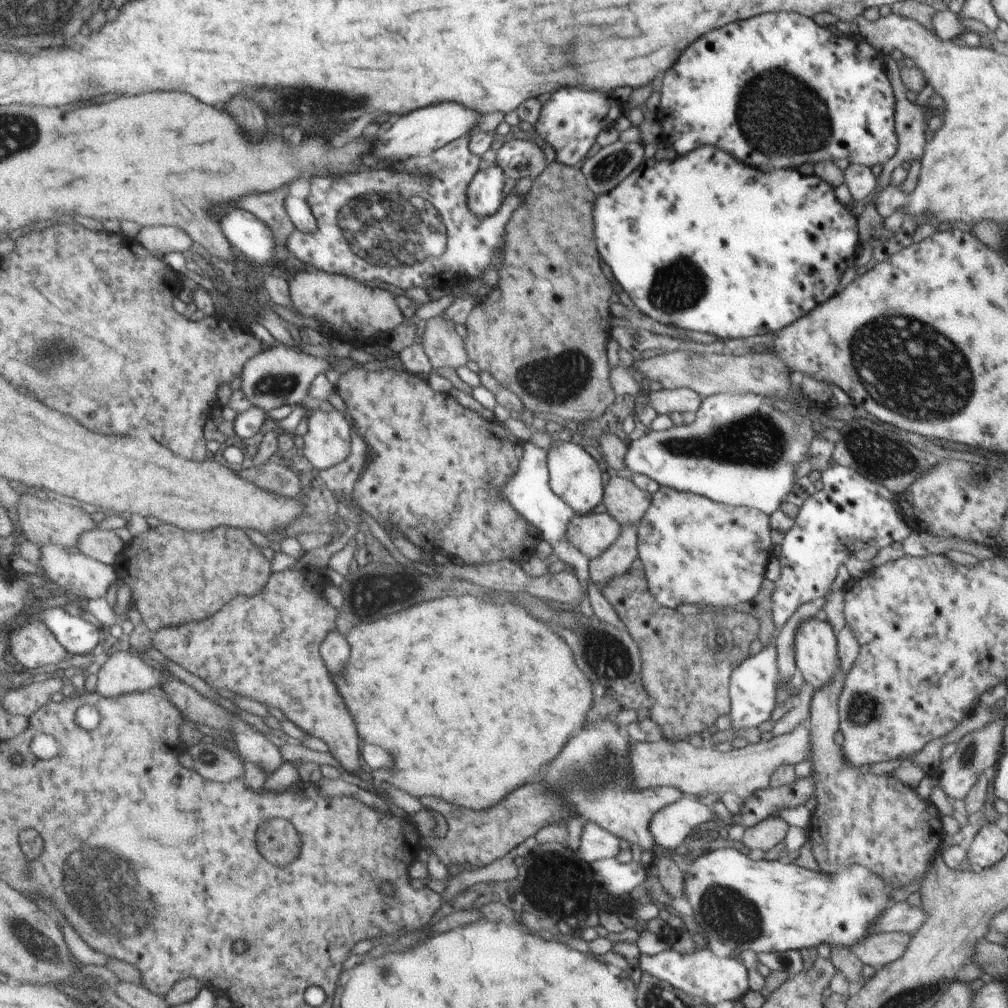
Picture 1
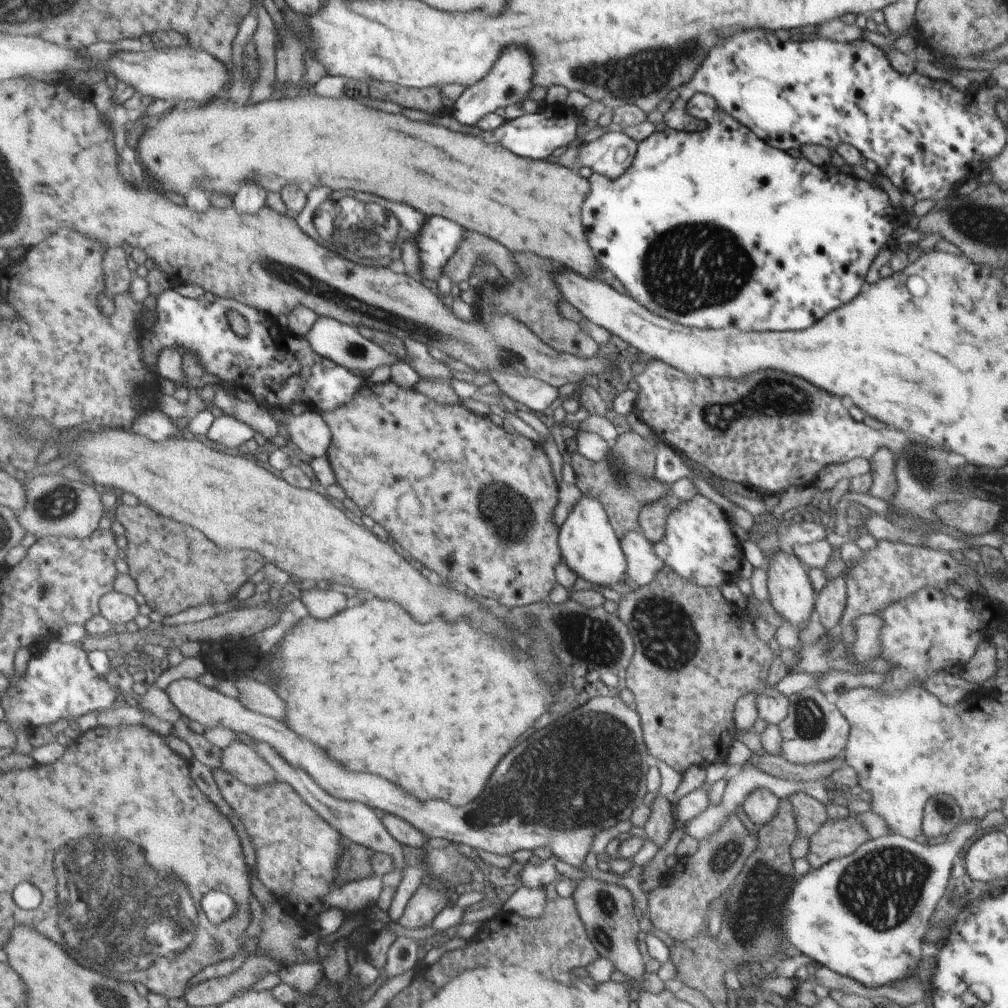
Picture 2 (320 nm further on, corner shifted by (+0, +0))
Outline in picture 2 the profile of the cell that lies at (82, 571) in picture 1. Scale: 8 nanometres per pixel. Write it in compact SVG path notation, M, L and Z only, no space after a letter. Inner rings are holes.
M111 591L100 600L101 614L112 626L126 625L137 618L139 604L135 598Z

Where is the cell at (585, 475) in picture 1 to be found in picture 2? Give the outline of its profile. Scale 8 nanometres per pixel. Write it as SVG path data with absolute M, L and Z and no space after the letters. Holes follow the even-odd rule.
M581 497L568 512L565 520L559 527L559 548L562 549L563 562L575 576L582 578L597 588L605 588L621 581L625 572L625 559L619 542L613 536L614 529L609 526L605 518L605 510L595 499Z

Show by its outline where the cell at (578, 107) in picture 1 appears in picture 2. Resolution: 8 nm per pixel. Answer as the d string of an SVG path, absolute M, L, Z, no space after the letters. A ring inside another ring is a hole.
M556 108L555 110L552 110L552 113L549 114L549 110L547 110L547 112L535 112L535 113L524 113L523 115L516 117L514 119L510 119L510 120L505 120L504 123L502 125L500 125L499 127L497 127L494 131L481 131L480 133L473 133L472 135L467 134L469 136L473 136L477 139L479 139L480 141L487 141L488 143L495 143L498 145L503 145L503 148L506 149L510 149L510 151L512 153L515 153L517 156L520 157L527 157L528 159L539 159L539 160L543 160L543 156L545 156L545 158L552 158L552 155L555 153L555 150L557 150L557 148L563 149L563 146L565 146L565 144L569 144L569 142L571 142L571 140L573 140L573 138L575 138L575 126L577 126L577 118L575 118L575 116L571 116L571 113L569 112L568 108Z

